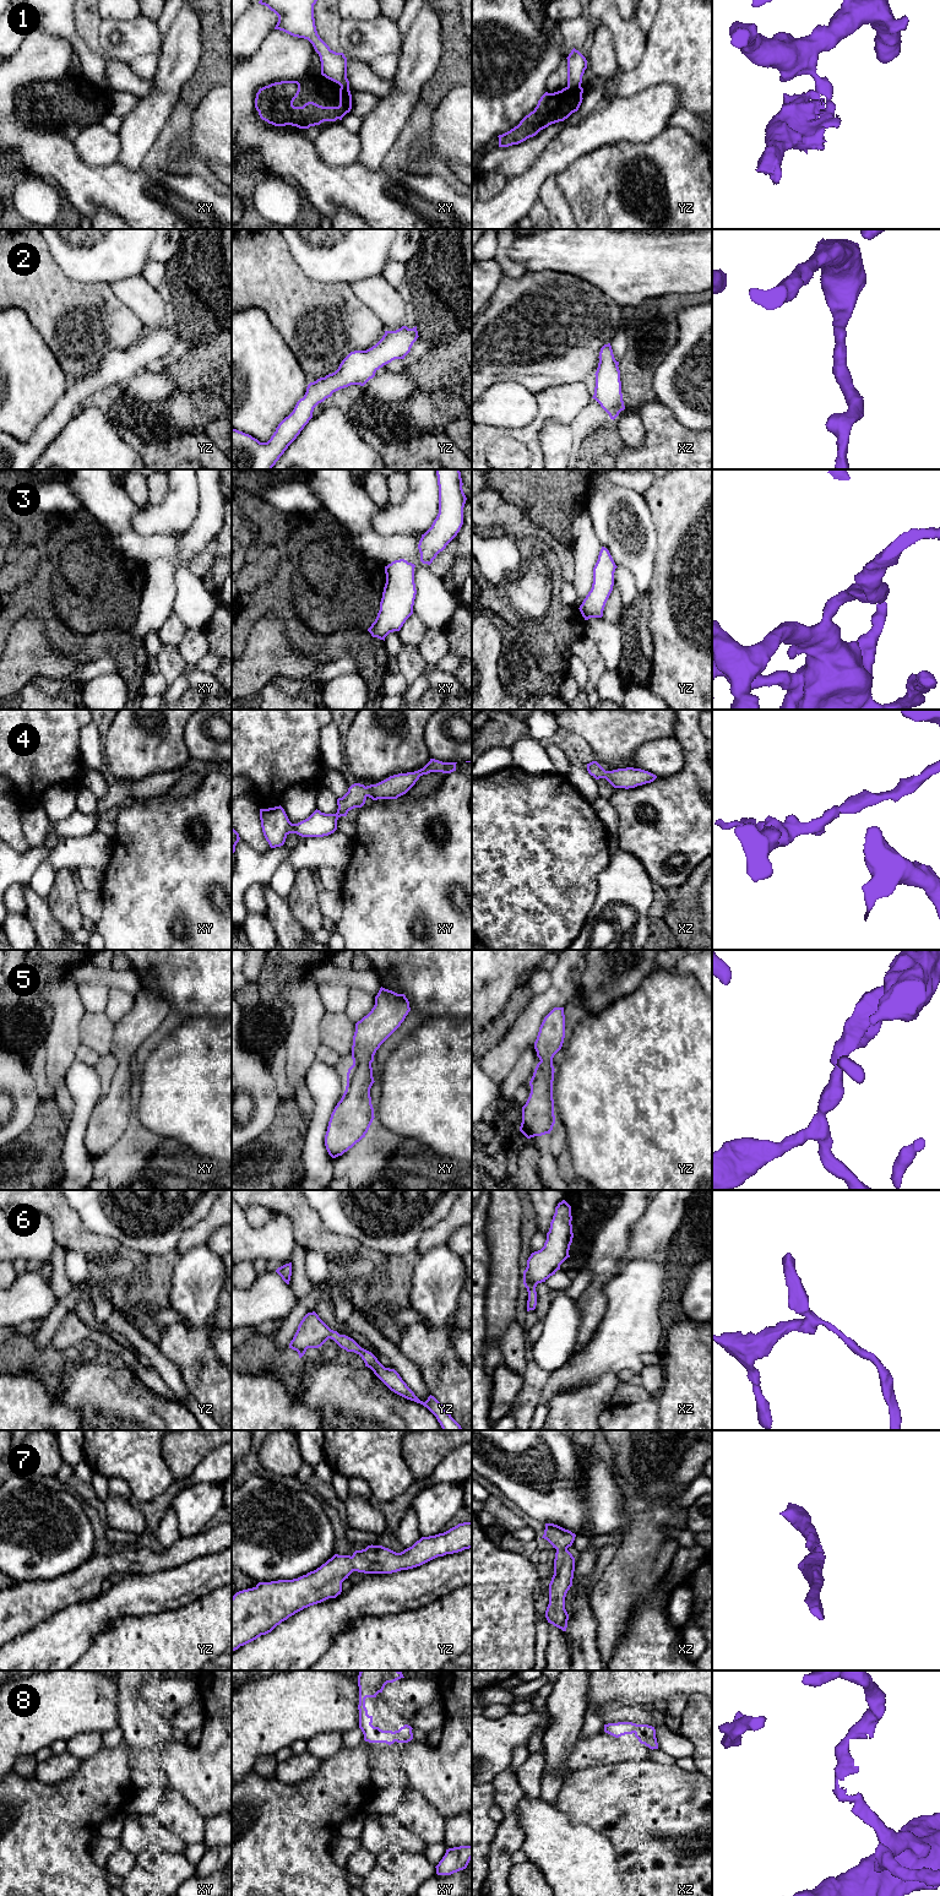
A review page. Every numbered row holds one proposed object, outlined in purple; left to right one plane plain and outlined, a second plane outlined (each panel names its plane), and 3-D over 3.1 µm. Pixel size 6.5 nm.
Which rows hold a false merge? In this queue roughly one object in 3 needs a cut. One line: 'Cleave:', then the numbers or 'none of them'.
Cleave: 1

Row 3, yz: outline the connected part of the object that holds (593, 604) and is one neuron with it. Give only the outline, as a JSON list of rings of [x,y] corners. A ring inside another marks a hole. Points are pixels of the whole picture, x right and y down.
[[[602,547],[593,567],[592,588],[578,608],[585,620],[603,616],[605,603],[613,591],[616,567],[609,550]]]

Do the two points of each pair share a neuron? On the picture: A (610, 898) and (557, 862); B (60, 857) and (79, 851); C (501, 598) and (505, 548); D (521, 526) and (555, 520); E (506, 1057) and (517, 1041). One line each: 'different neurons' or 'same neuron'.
A: different neurons
B: same neuron
C: different neurons
D: different neurons
E: same neuron

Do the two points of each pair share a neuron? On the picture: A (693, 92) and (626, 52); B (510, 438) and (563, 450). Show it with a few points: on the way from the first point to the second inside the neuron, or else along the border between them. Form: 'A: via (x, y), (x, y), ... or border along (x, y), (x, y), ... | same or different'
A: border along (647, 33), (641, 60), (624, 71) | different
B: border along (555, 420), (548, 420), (539, 433), (544, 456) | different

